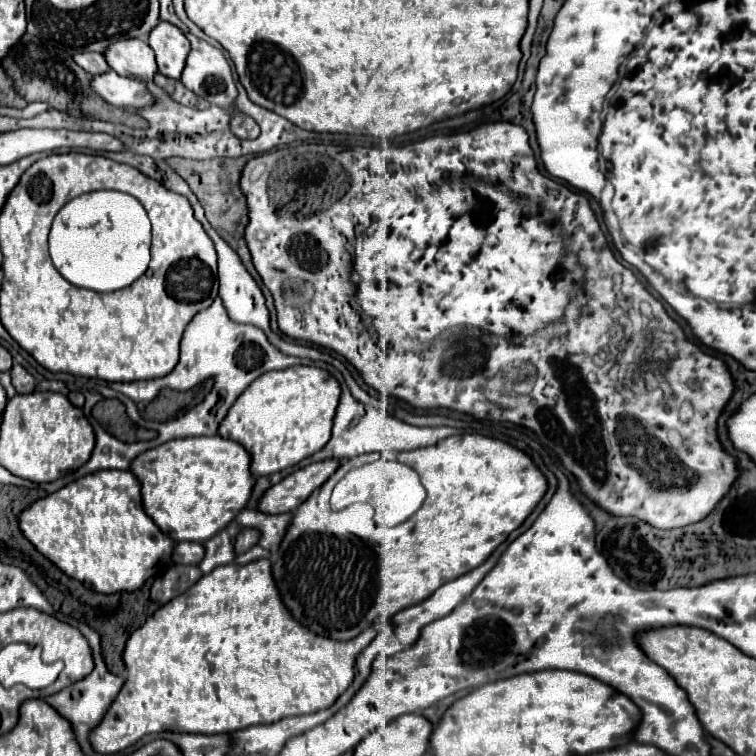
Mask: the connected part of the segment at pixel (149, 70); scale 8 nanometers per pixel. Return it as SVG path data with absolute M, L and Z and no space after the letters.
M137 38L113 42L113 46L109 46L109 50L105 50L105 58L107 58L111 70L115 70L121 76L151 82L153 76L157 74L155 54L153 54L151 46Z

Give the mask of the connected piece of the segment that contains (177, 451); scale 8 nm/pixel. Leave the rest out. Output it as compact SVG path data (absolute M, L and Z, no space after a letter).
M221 436L171 440L139 454L131 472L143 486L145 512L175 542L205 542L219 534L247 506L255 486L249 452Z

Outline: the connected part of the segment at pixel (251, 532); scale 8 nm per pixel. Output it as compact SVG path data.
M245 528L245 530L241 530L239 536L237 536L237 542L235 542L235 552L237 552L237 554L247 552L251 546L255 546L255 544L259 542L259 538L261 538L261 532L255 530L255 528Z

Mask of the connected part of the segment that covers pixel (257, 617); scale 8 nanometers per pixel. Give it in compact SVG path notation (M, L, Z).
M255 560L255 562L249 562L245 566L235 564L235 562L225 564L225 566L217 566L211 574L205 574L187 592L183 592L181 596L177 596L171 602L167 602L165 606L161 606L141 628L137 628L129 636L129 640L127 640L129 650L125 646L125 654L123 654L123 660L127 666L127 682L121 688L121 692L117 694L117 698L111 704L109 712L105 714L103 722L93 730L91 744L101 754L113 754L113 752L119 752L119 750L135 744L145 734L155 734L161 730L193 732L193 734L231 734L231 732L243 730L243 728L253 726L253 724L271 724L271 722L277 722L277 720L287 718L287 716L301 716L301 714L325 710L351 686L353 678L357 676L357 668L355 668L357 656L369 644L363 640L365 636L367 636L367 632L359 634L357 638L353 638L349 642L337 642L333 638L317 636L309 628L305 628L301 622L297 622L293 618L293 614L287 610L287 606L281 602L281 594L277 592L277 584L275 584L273 574L271 574L271 560Z

